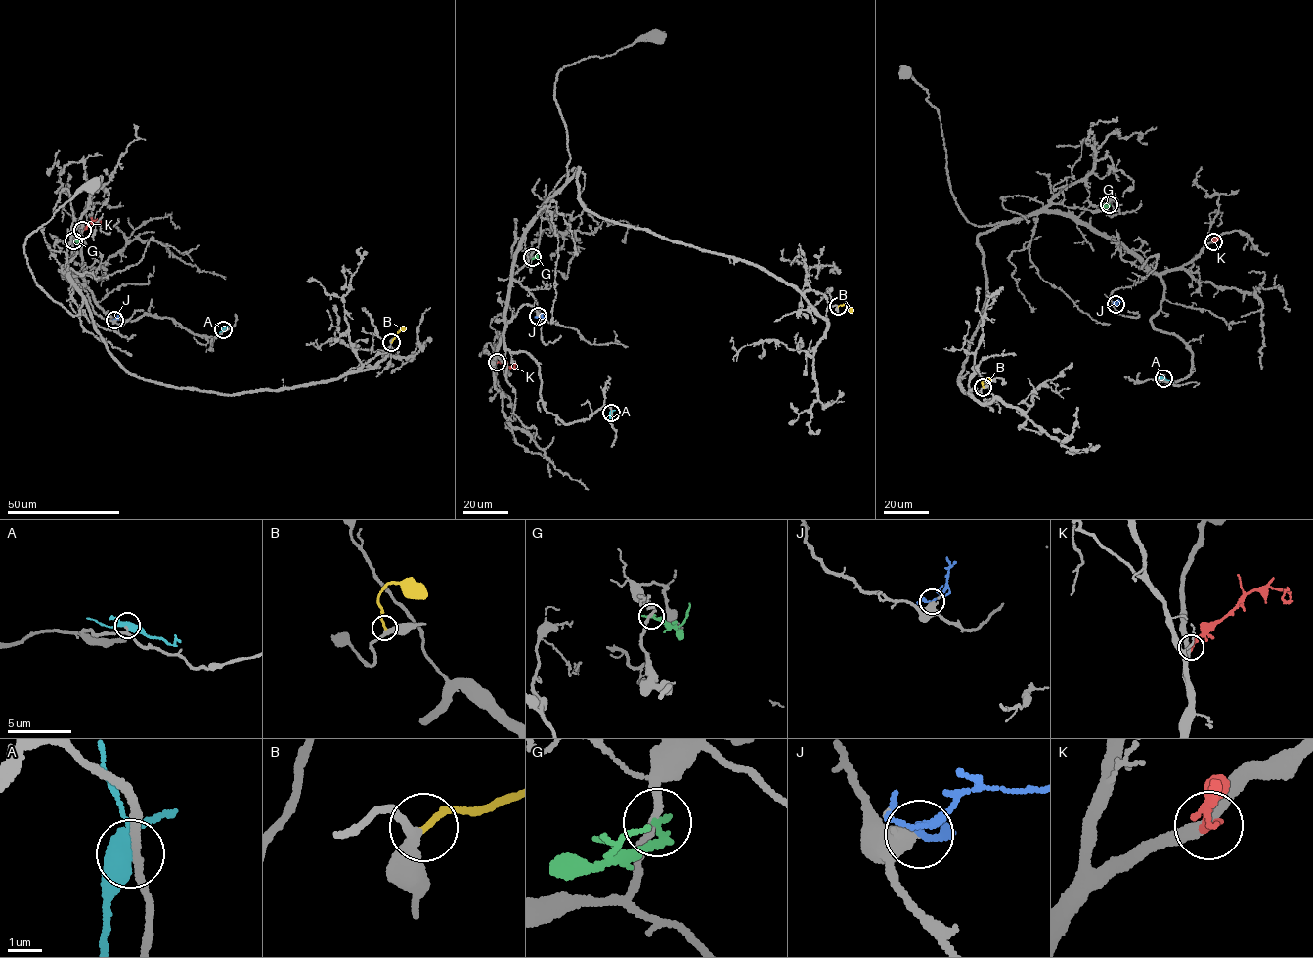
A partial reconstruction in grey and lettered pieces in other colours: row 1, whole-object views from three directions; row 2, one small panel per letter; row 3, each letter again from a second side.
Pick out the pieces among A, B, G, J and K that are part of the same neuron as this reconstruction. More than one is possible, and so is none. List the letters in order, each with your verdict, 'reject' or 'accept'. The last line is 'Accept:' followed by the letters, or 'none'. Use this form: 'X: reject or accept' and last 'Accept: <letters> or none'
A: reject
B: accept
G: reject
J: reject
K: reject
Accept: B

